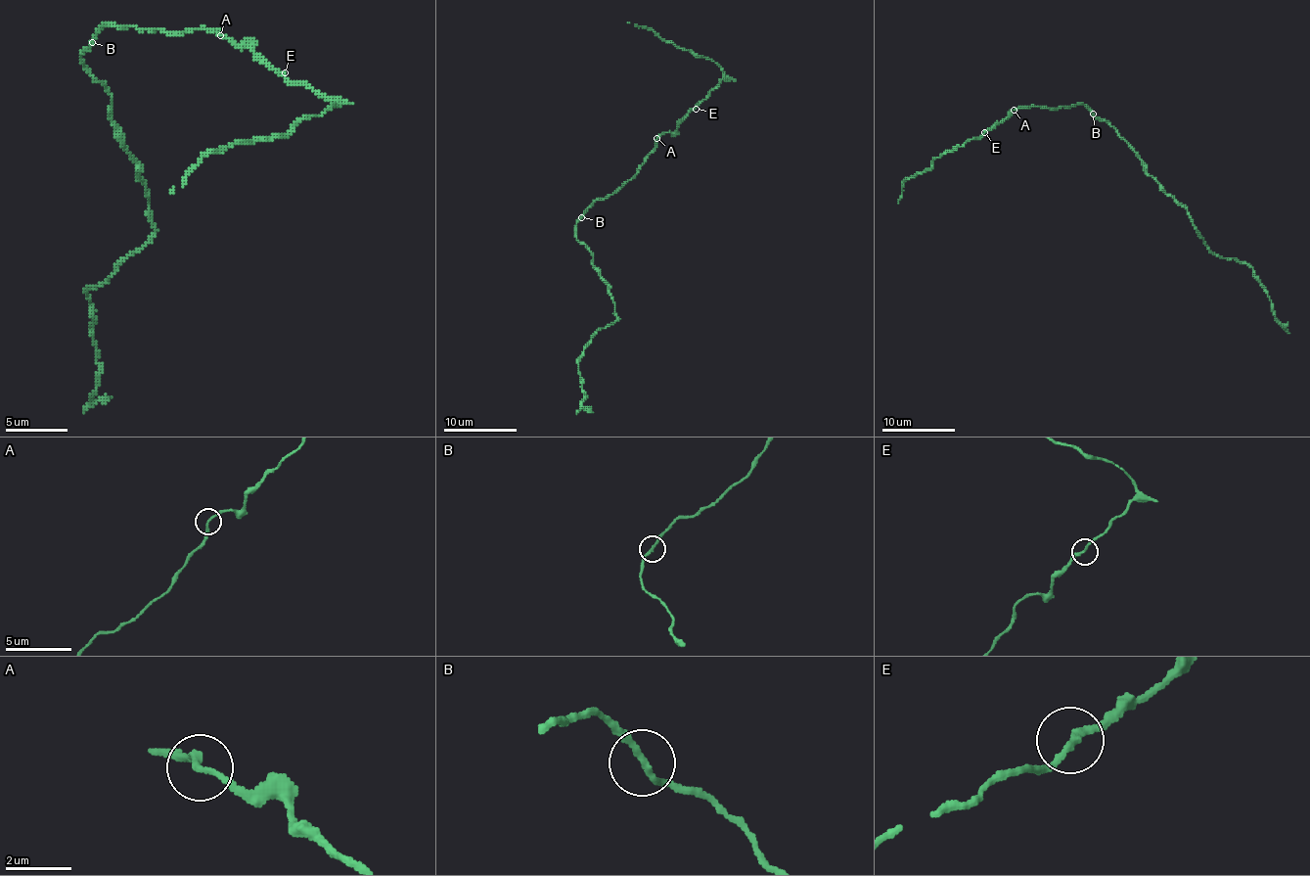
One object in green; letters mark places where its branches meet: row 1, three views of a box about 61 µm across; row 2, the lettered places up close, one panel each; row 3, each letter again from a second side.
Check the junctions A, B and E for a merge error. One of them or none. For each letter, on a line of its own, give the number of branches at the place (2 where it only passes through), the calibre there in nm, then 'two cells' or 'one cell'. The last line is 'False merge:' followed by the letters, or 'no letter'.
A: 2 branches meet; 180 nm thick; one cell
B: 2 branches meet; 190 nm thick; one cell
E: 2 branches meet; 190 nm thick; one cell
False merge: no letter

